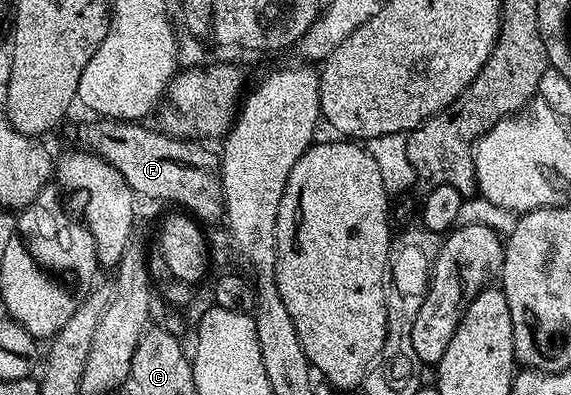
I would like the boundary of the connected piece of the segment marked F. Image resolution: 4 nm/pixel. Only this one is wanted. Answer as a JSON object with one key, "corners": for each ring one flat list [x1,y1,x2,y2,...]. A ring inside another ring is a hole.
{"corners":[[91,118,88,124,79,128,80,149,92,152,94,156,100,156,106,164,113,166,121,178,130,186,136,197,147,200,168,200,171,206,178,206,186,210,200,222,220,219,223,216,223,179,219,169,221,160,207,148,202,148,202,143,194,139,179,139,176,136,167,135,162,130,154,132,151,128,142,128,139,122,124,122,110,118]]}

